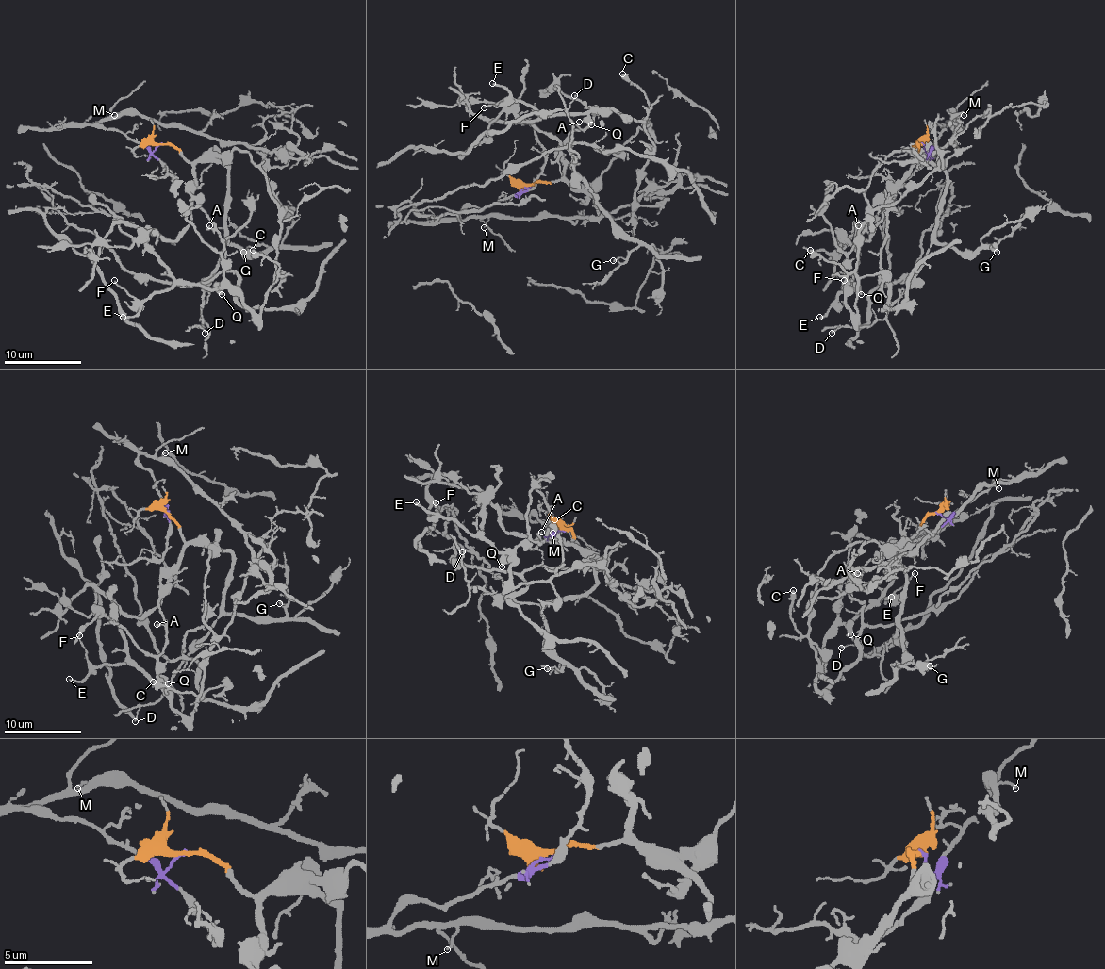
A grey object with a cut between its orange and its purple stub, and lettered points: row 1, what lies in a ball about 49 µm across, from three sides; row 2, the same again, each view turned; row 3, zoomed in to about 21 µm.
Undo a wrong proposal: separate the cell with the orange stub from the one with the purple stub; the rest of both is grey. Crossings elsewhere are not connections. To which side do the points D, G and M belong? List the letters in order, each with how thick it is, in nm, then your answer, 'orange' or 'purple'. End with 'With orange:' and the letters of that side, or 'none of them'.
D: 120 nm thick; orange
G: 130 nm thick; orange
M: 110 nm thick; purple
With orange: D, G

